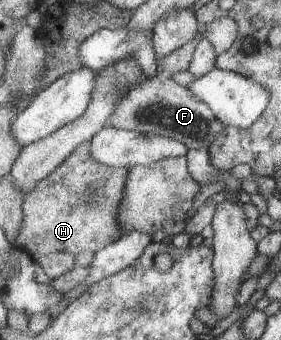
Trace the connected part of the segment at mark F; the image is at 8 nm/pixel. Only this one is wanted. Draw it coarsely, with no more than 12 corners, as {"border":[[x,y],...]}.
{"border":[[195,35],[118,102],[111,127],[209,150],[224,123],[174,74]]}

